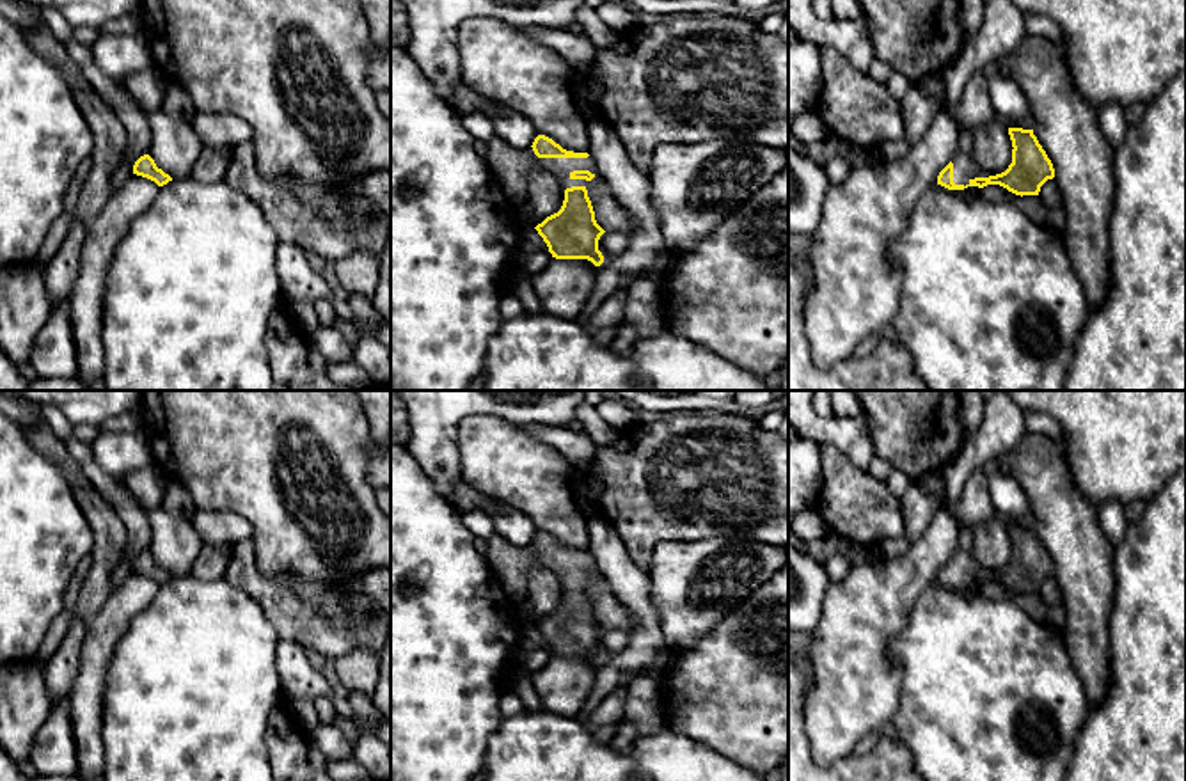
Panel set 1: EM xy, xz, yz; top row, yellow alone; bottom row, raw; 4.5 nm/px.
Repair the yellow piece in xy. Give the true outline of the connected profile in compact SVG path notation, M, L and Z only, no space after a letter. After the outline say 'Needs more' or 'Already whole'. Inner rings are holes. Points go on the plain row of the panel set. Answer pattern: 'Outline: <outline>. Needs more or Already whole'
Outline: M149 552L140 554L133 563L133 572L154 579L158 584L172 579L169 572L156 564L154 557Z. Already whole

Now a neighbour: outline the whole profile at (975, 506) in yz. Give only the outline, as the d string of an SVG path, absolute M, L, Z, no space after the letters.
M976 469L962 486L961 499L950 508L959 529L975 529L985 524L996 511L989 493L987 474L984 469Z

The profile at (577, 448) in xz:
M526 424L524 430L557 449L577 470L591 462L597 446L586 433L542 424Z

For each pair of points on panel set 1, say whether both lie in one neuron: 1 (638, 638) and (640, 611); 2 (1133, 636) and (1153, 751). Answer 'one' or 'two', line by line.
1: one
2: one

